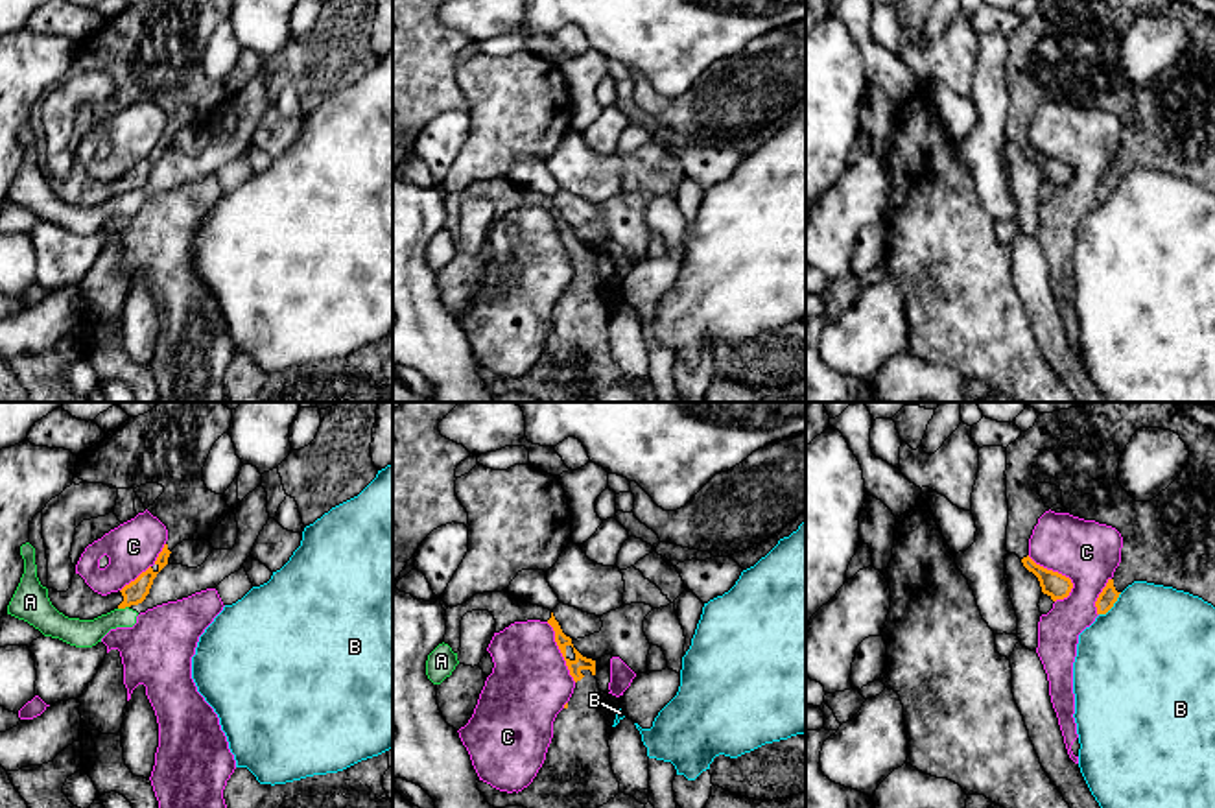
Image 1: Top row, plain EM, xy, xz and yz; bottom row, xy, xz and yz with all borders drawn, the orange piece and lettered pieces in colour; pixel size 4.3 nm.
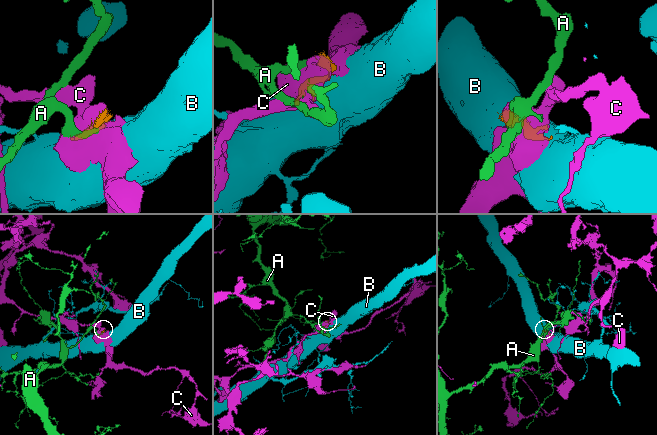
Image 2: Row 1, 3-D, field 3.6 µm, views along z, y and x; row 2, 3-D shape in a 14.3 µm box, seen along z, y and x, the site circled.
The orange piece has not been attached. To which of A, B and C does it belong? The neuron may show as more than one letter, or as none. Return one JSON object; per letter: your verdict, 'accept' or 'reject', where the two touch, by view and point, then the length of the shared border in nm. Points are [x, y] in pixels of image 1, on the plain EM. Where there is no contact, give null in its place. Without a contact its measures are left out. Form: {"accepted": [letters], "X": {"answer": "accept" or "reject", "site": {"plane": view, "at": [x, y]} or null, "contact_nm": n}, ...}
{"accepted": [], "A": {"answer": "reject", "site": {"plane": "xy", "at": [122, 194]}, "contact_nm": 50}, "B": {"answer": "reject", "site": {"plane": "yz", "at": [1112, 192]}, "contact_nm": 140}, "C": {"answer": "reject", "site": {"plane": "yz", "at": [1057, 159]}, "contact_nm": 260}}

